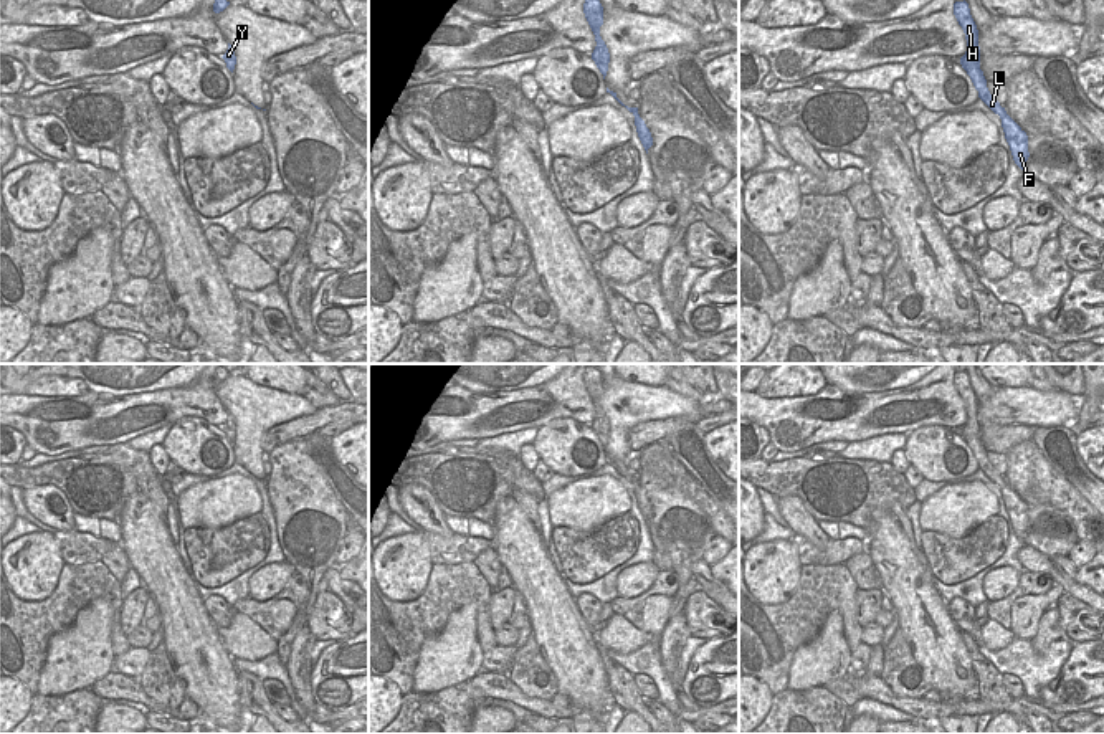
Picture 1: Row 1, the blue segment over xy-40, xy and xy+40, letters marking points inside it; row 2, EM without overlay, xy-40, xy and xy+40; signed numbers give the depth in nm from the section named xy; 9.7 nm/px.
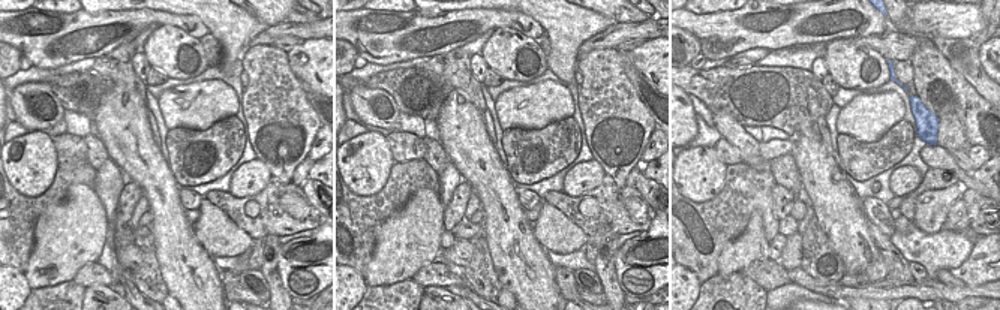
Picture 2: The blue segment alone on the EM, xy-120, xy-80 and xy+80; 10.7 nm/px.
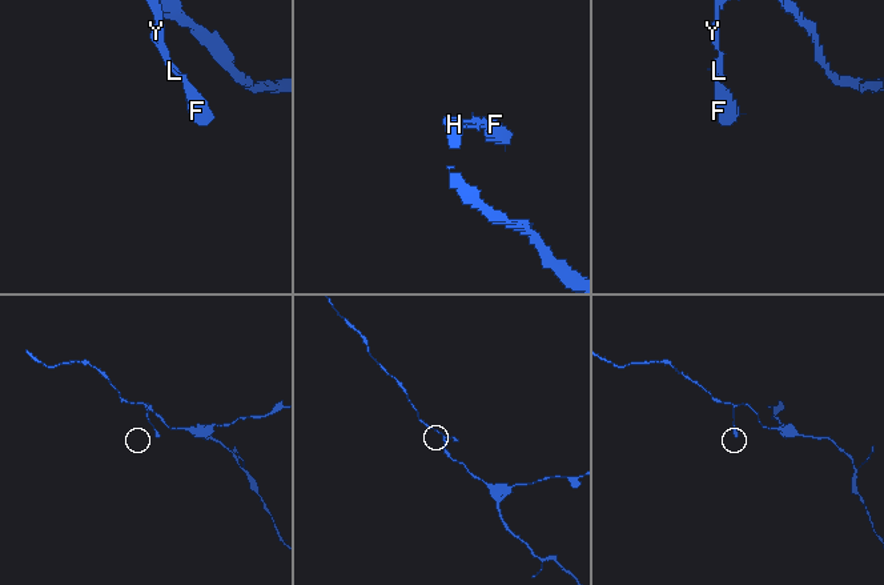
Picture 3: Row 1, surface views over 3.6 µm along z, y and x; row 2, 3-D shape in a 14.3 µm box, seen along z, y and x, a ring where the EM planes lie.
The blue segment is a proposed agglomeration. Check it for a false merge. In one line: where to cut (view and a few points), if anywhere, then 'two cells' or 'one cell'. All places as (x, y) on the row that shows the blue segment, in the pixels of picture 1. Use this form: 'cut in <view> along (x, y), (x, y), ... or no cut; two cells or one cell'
no cut; one cell

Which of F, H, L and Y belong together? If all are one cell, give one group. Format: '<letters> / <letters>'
F H L Y

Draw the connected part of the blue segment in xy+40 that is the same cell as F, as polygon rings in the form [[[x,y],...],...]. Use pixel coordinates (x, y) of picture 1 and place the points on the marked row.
[[[955,2],[954,15],[962,26],[967,40],[967,51],[960,58],[962,68],[970,76],[975,89],[978,91],[978,98],[1002,119],[1002,127],[1005,132],[1005,139],[1010,145],[1015,164],[1023,170],[1025,164],[1030,157],[1028,152],[1028,136],[1026,132],[1006,114],[1005,107],[990,94],[987,88],[987,79],[983,71],[980,69],[980,46],[978,46],[978,30],[970,15],[968,3]]]

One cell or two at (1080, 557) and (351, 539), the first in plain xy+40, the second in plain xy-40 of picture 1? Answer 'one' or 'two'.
one

